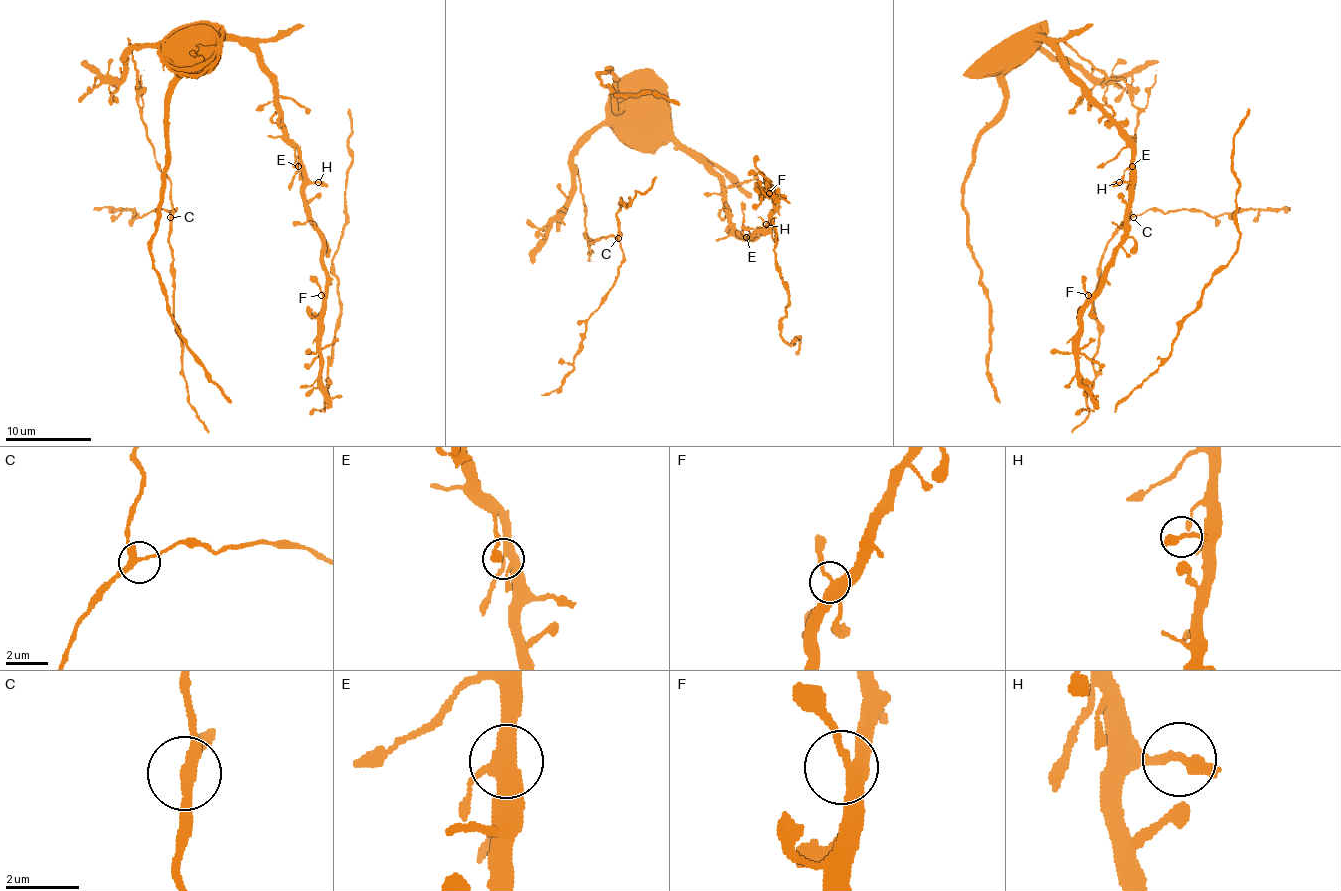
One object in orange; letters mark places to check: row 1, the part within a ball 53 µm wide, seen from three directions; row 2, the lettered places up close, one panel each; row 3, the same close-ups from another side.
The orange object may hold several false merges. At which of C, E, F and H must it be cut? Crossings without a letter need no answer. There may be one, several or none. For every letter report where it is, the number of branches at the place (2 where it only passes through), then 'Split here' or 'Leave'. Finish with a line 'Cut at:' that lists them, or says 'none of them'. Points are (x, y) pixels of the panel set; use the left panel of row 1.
C: Place: (170, 217). Branches: 3. Leave
E: Place: (298, 166). Branches: 4. Leave
F: Place: (321, 295). Branches: 4. Leave
H: Place: (318, 182). Branches: 2. Leave
Cut at: none of them

